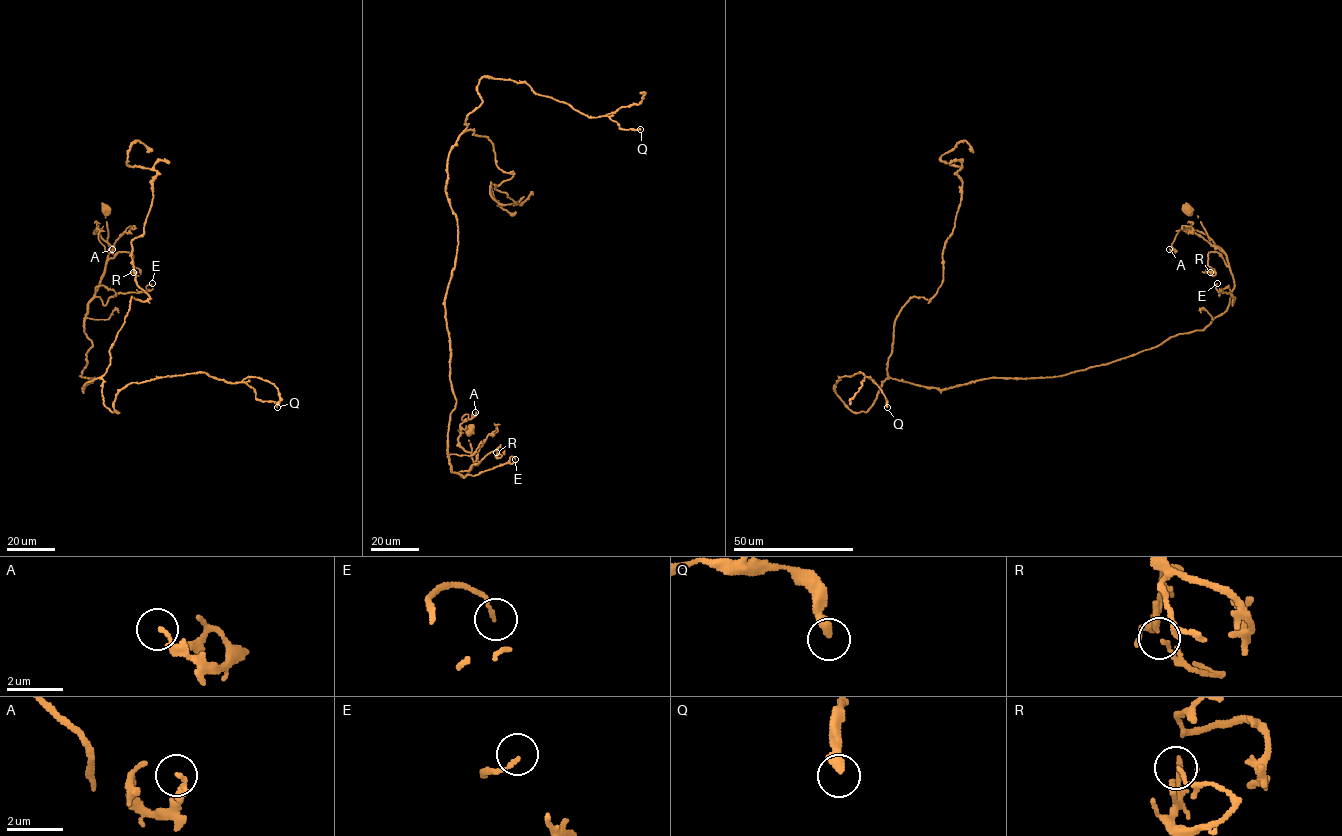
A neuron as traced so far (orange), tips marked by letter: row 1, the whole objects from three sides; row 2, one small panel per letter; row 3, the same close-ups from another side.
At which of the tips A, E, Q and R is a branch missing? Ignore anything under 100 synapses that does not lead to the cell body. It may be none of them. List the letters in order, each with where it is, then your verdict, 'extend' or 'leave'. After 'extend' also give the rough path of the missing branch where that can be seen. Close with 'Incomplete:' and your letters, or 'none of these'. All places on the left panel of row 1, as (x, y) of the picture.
A: place (112, 249); leave
E: place (152, 283); leave
Q: place (277, 407); leave
R: place (133, 272); leave
Incomplete: none of these

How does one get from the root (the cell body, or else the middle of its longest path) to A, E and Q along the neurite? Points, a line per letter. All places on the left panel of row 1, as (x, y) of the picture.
A: (105, 210), (110, 251), (113, 247), (94, 230), (99, 231), (105, 250), (112, 249)
E: (105, 210), (109, 252), (95, 295), (105, 305), (109, 298), (119, 293), (144, 292), (152, 283)
Q: (105, 210), (82, 389), (100, 378), (118, 412), (130, 383), (206, 372), (277, 407)

